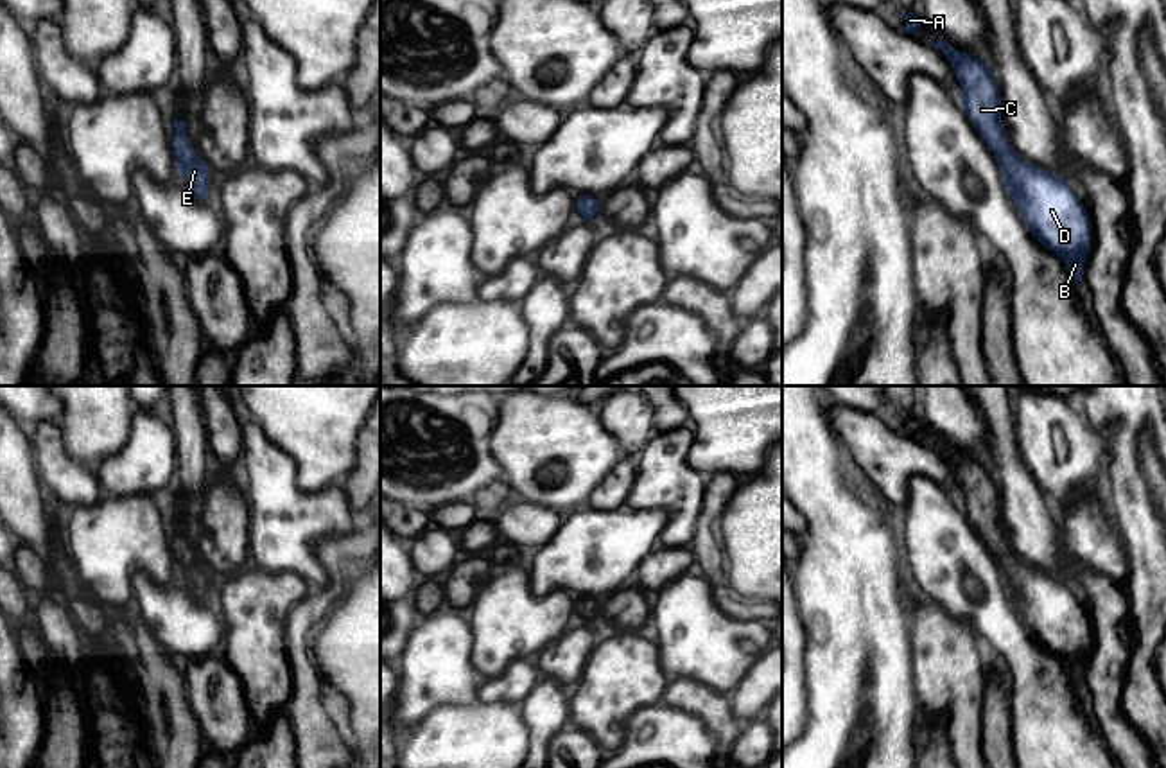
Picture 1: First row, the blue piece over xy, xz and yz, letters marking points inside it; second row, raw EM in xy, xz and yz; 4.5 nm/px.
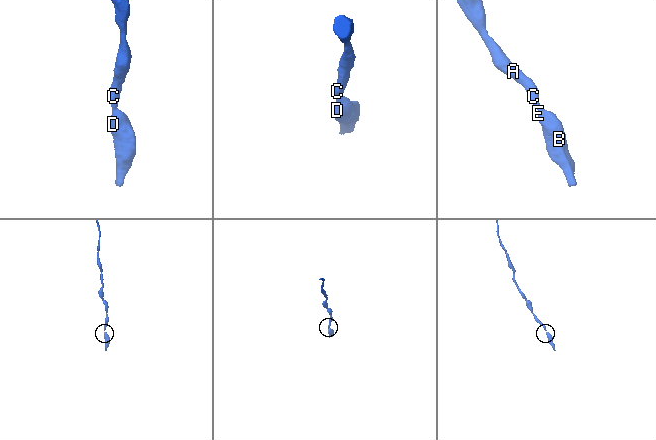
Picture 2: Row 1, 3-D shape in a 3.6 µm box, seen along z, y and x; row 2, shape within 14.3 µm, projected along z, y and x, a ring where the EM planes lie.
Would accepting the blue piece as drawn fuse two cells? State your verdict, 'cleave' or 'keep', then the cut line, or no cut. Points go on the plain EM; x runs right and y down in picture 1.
keep | no cut

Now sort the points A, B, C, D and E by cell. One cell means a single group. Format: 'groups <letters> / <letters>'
groups A B C D E

